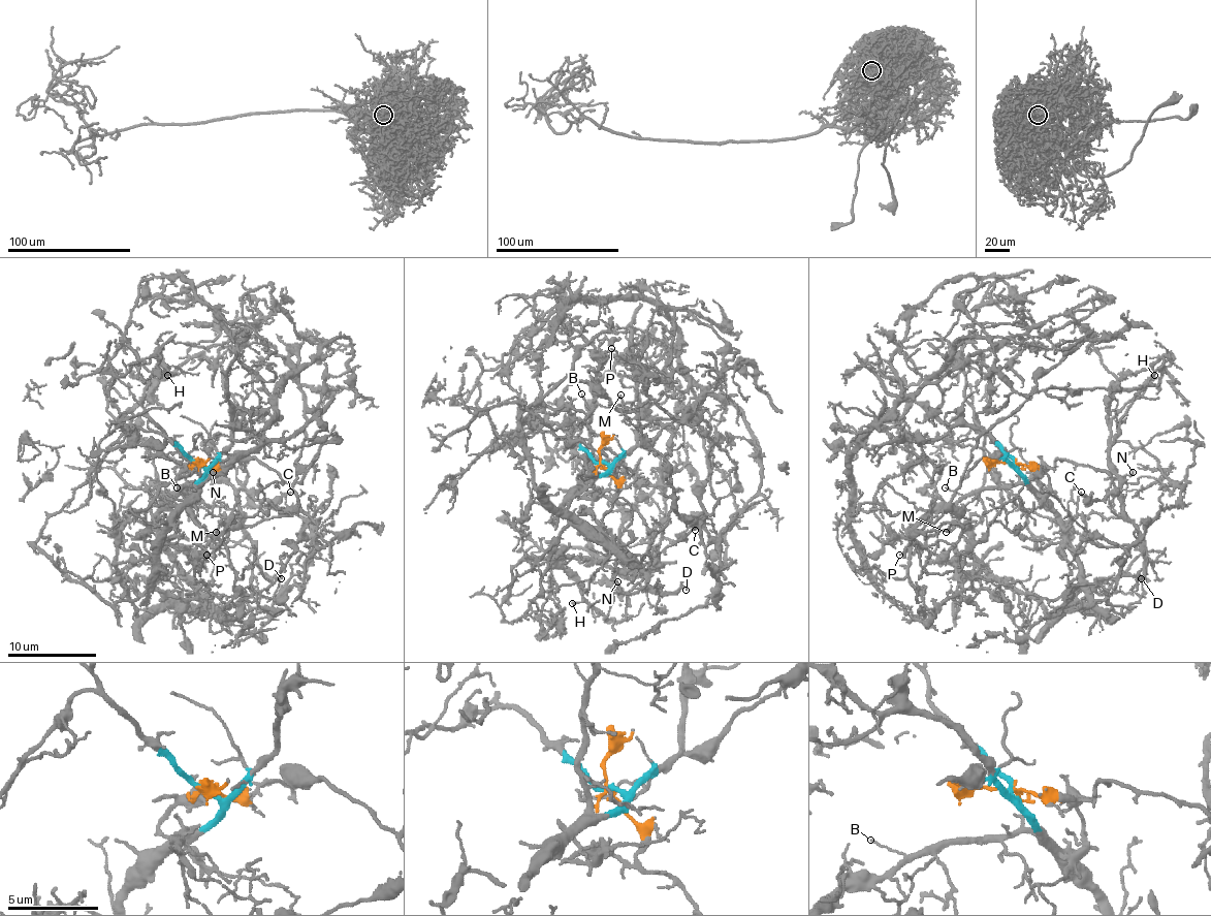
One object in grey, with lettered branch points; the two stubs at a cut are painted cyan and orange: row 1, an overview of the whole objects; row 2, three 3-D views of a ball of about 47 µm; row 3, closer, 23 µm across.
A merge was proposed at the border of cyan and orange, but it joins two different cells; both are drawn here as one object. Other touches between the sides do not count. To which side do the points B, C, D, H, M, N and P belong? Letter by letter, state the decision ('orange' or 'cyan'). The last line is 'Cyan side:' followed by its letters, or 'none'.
B: cyan
C: orange
D: orange
H: orange
M: cyan
N: orange
P: cyan
Cyan side: B, M, P

